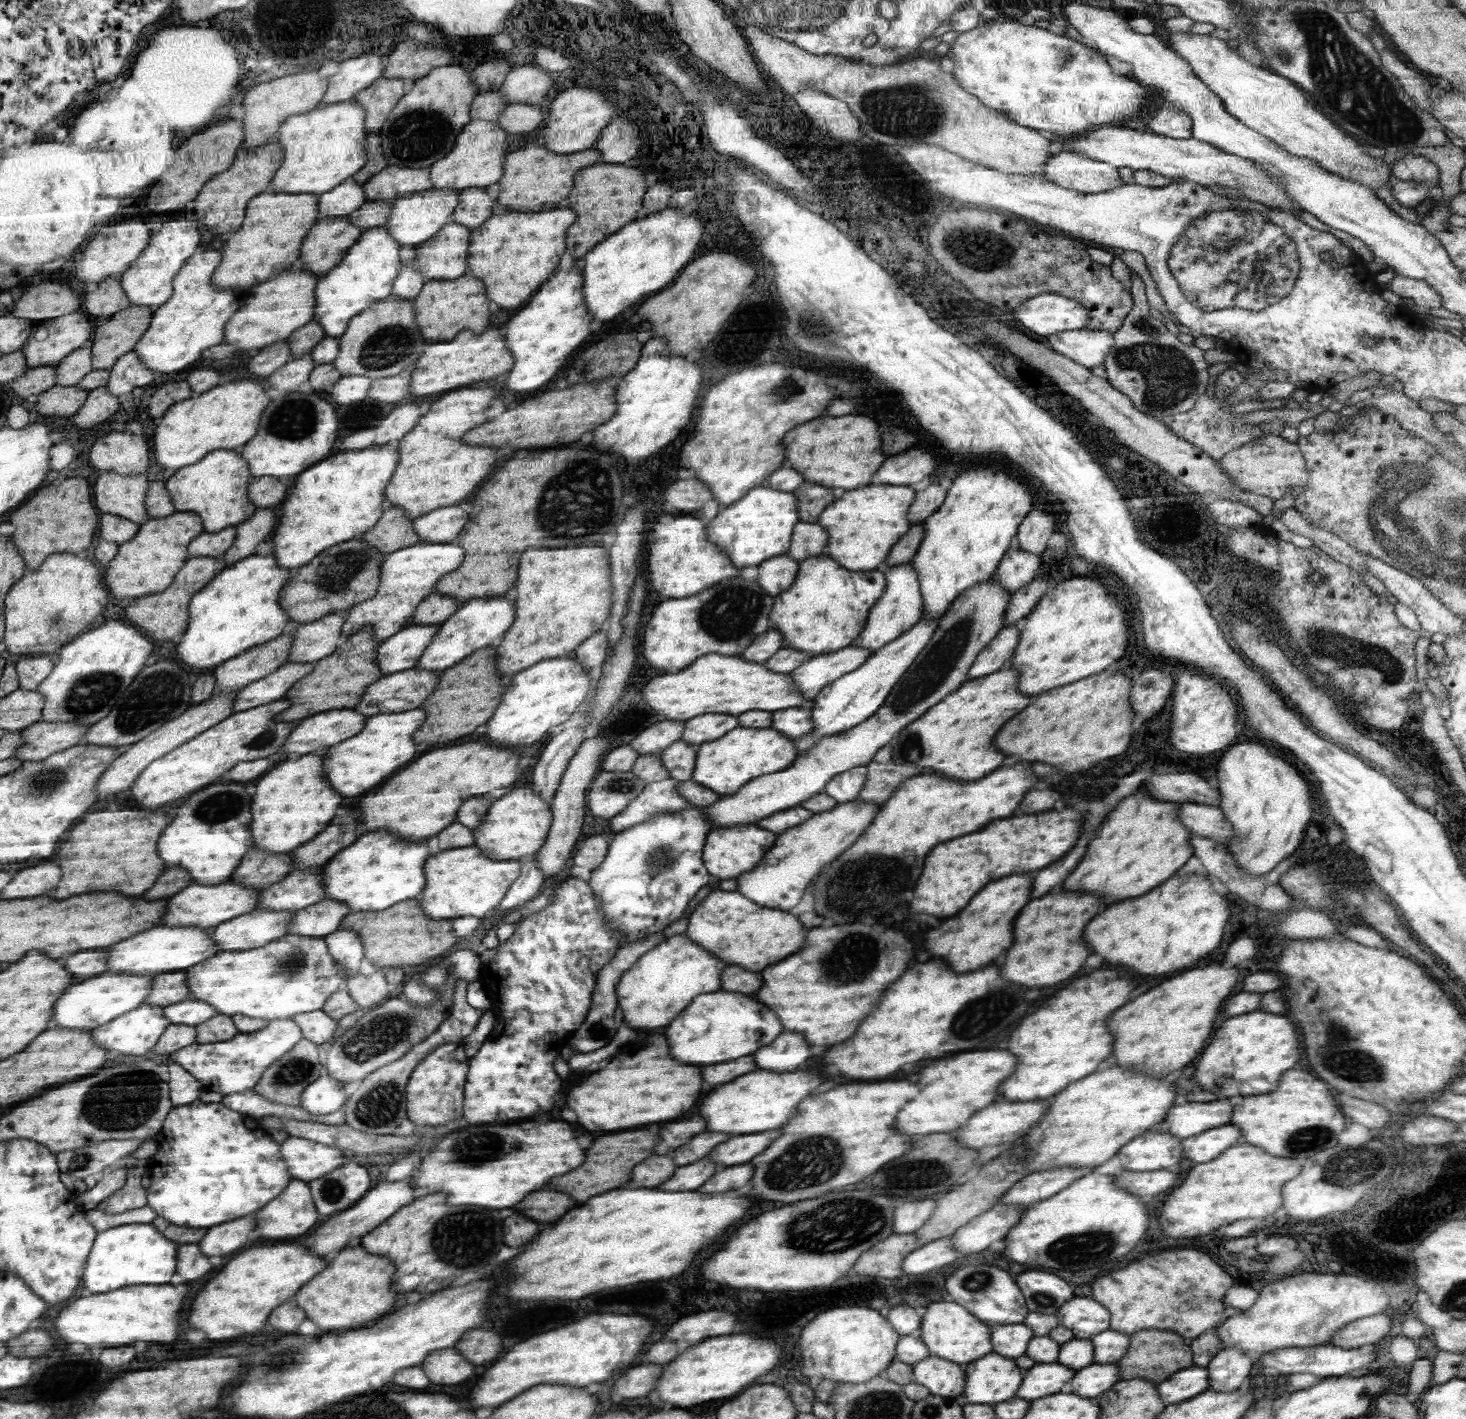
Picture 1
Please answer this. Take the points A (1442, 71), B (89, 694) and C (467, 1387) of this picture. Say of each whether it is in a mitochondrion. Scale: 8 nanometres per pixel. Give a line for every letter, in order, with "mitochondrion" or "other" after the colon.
A: other
B: mitochondrion
C: other

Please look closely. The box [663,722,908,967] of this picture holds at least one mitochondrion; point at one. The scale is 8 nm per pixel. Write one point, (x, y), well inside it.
(870, 860)

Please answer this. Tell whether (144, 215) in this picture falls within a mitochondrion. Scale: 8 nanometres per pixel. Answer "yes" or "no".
no

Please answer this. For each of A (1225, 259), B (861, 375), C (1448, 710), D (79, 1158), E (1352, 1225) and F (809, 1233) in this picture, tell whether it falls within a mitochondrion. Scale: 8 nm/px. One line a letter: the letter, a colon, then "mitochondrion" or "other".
A: mitochondrion
B: other
C: other
D: mitochondrion
E: other
F: mitochondrion

